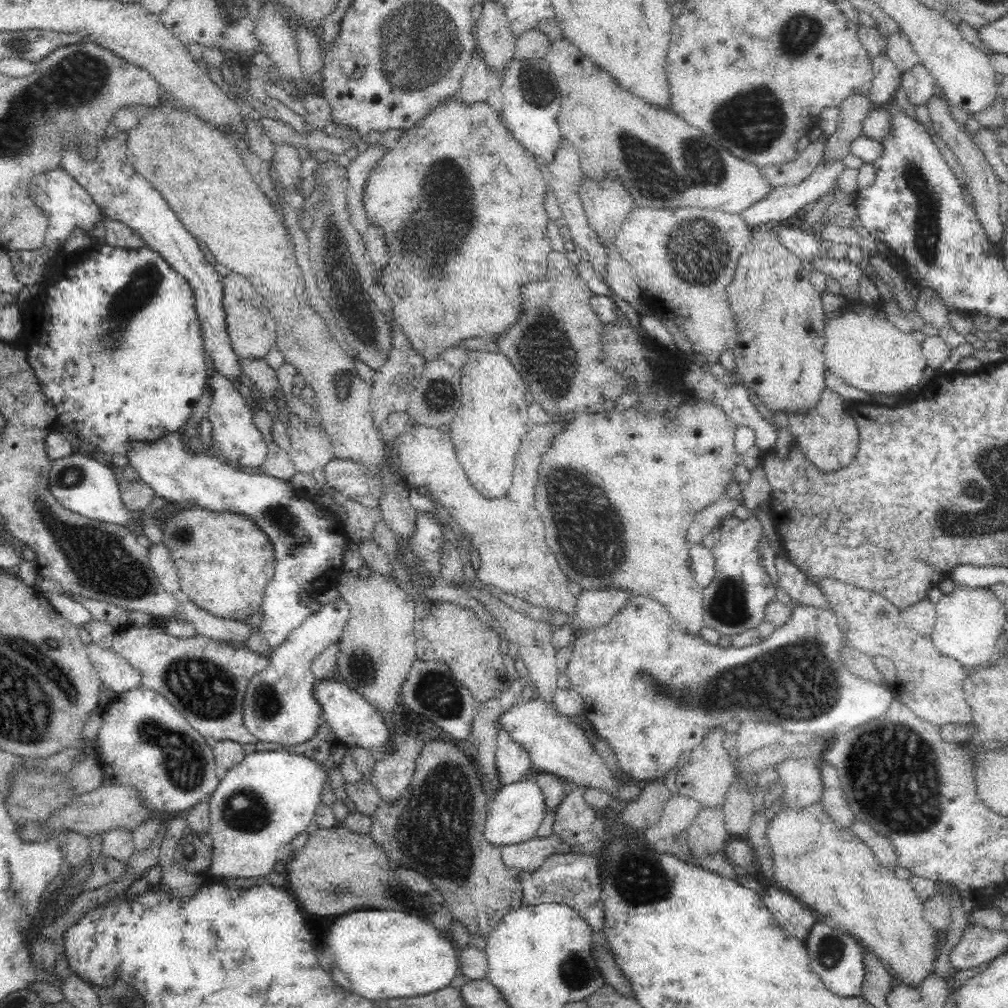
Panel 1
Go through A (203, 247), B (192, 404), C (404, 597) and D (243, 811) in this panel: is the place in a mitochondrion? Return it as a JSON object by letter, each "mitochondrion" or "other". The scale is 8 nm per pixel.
{"A":"other","B":"other","C":"other","D":"mitochondrion"}

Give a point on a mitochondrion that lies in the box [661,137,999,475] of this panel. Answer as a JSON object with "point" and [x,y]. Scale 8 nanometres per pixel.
{"point":[927,236]}

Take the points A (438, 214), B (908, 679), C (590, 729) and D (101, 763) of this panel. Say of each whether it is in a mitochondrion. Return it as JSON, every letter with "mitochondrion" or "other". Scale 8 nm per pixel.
{"A":"mitochondrion","B":"other","C":"other","D":"other"}

